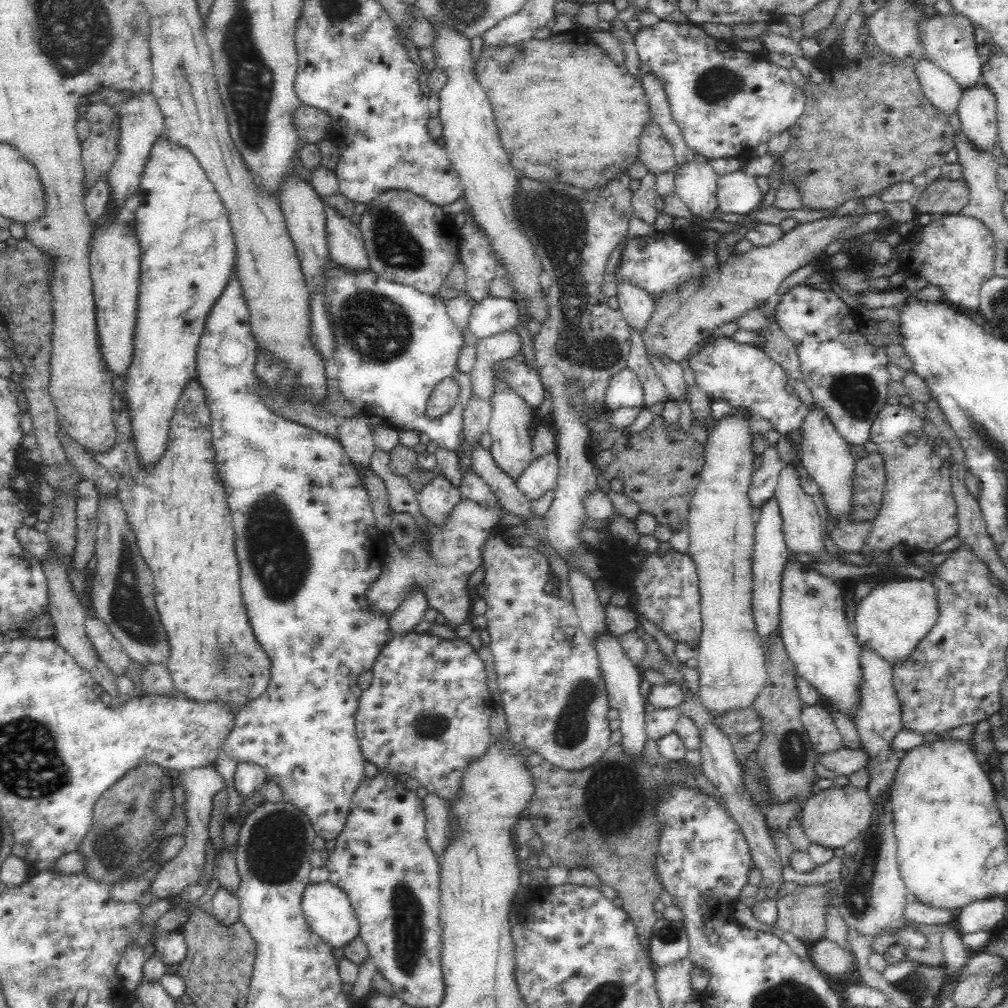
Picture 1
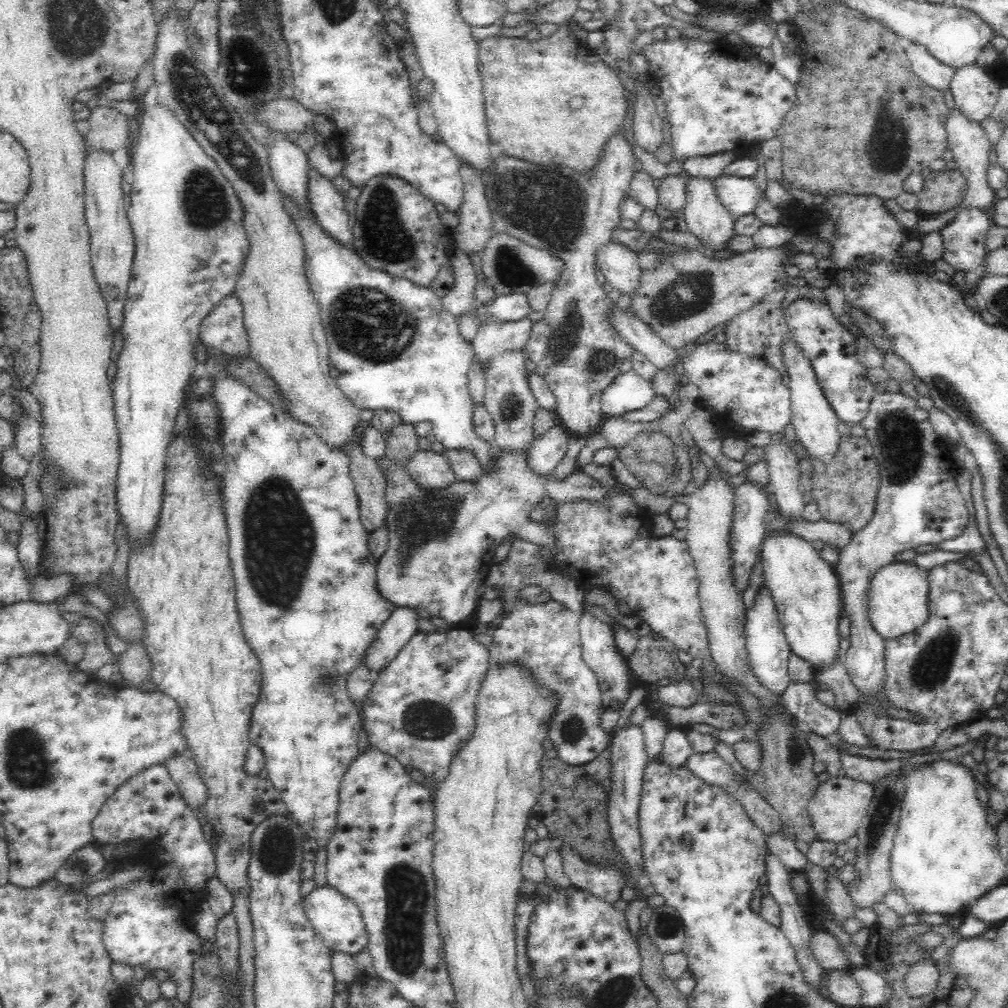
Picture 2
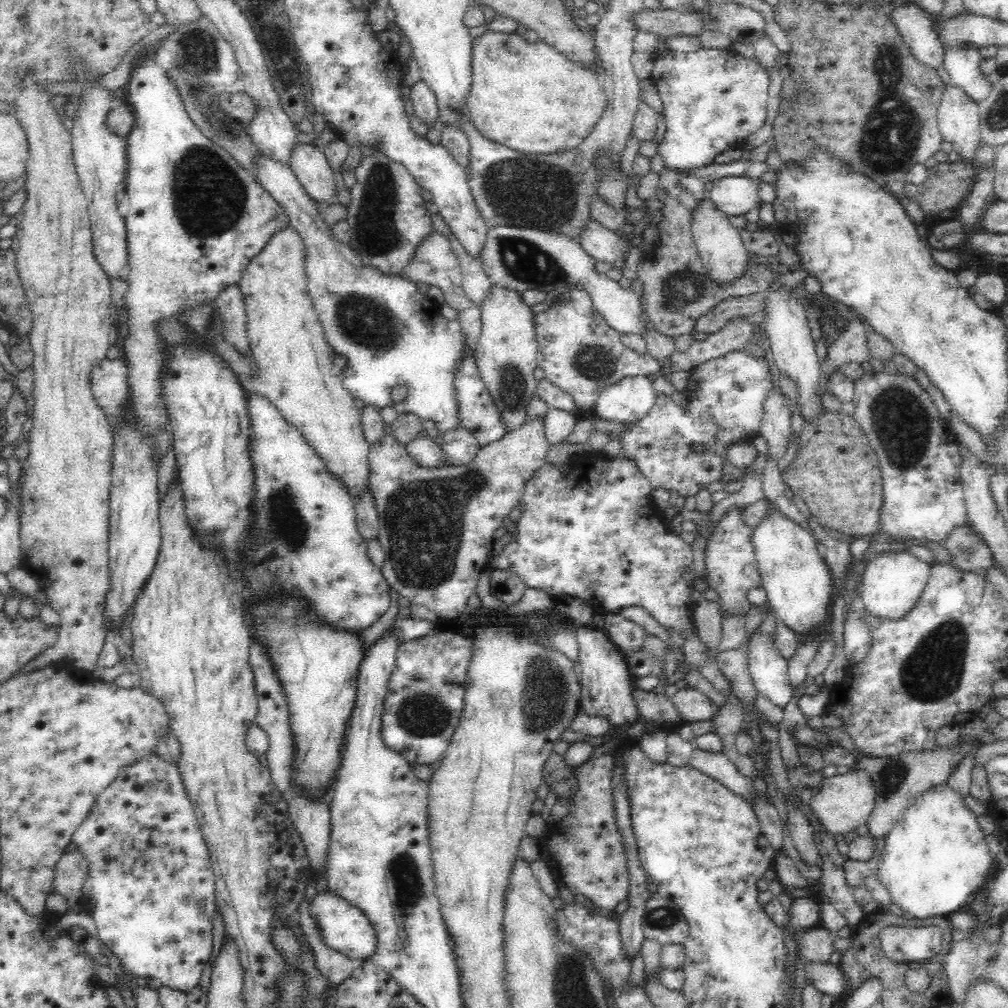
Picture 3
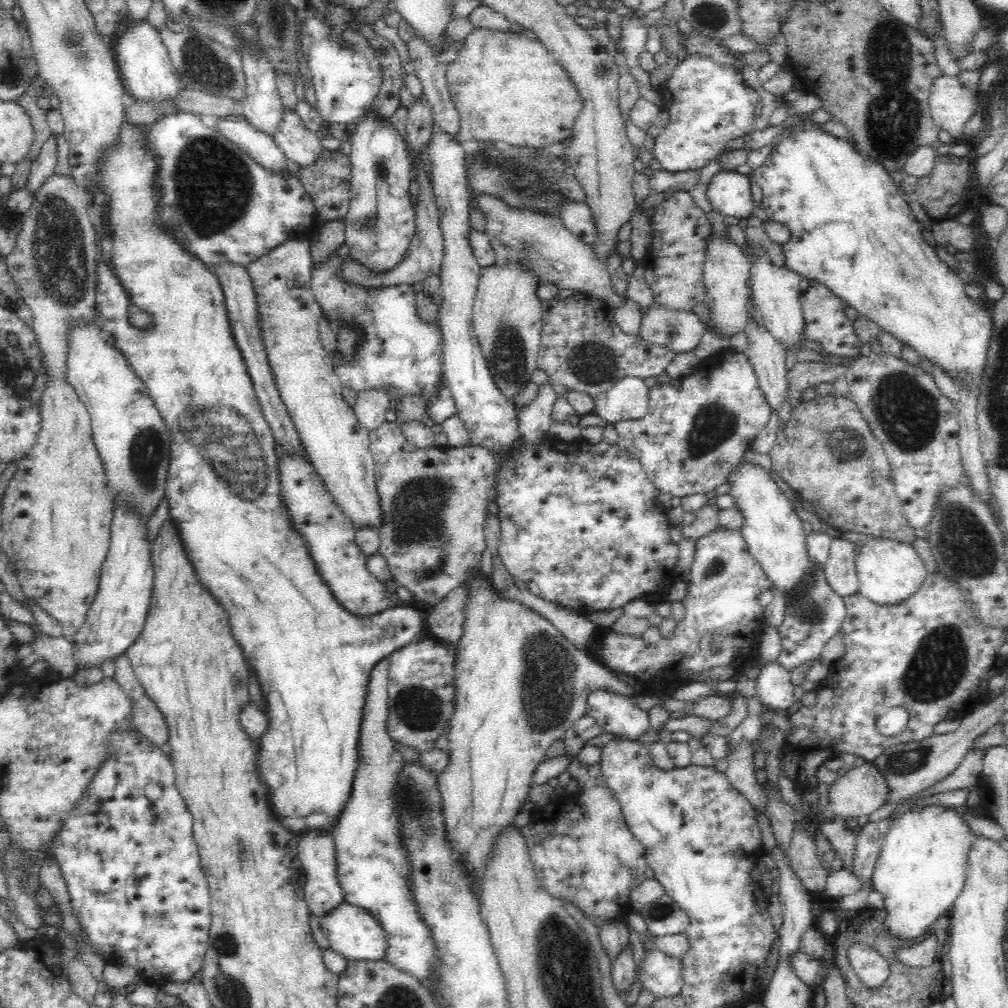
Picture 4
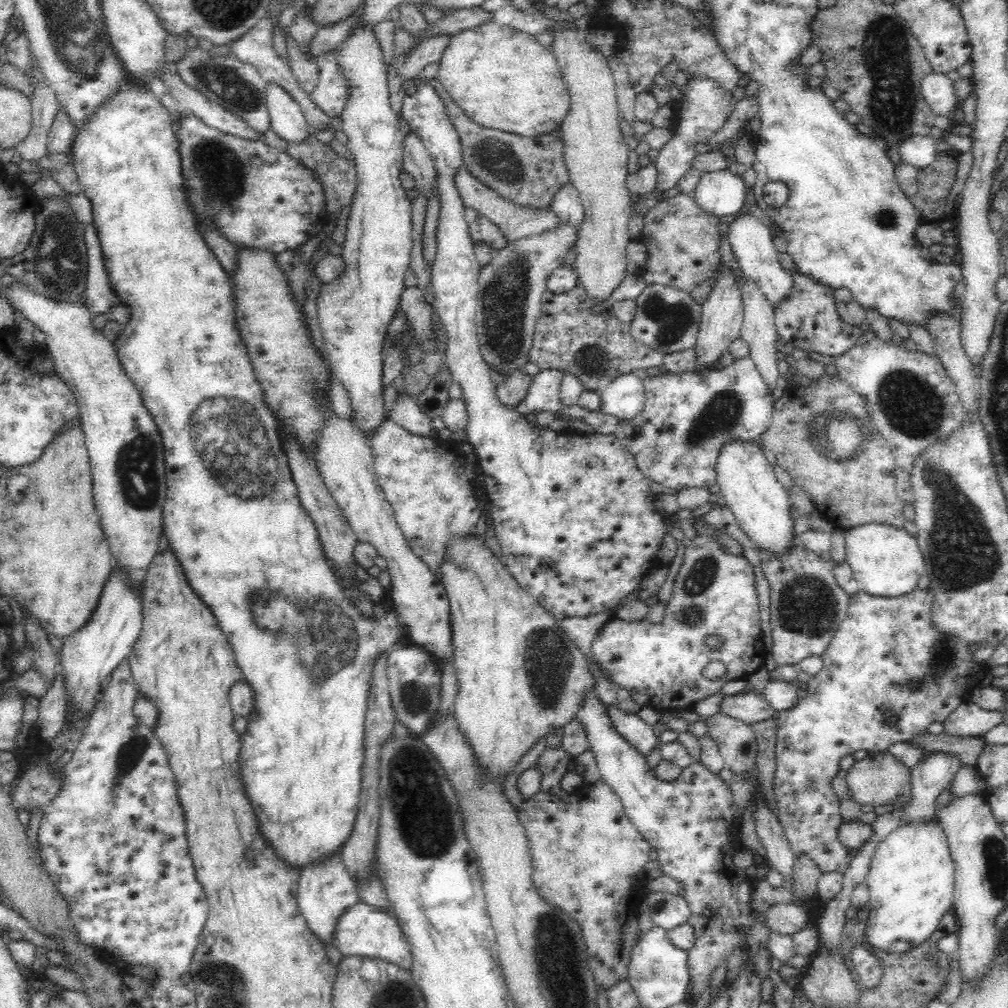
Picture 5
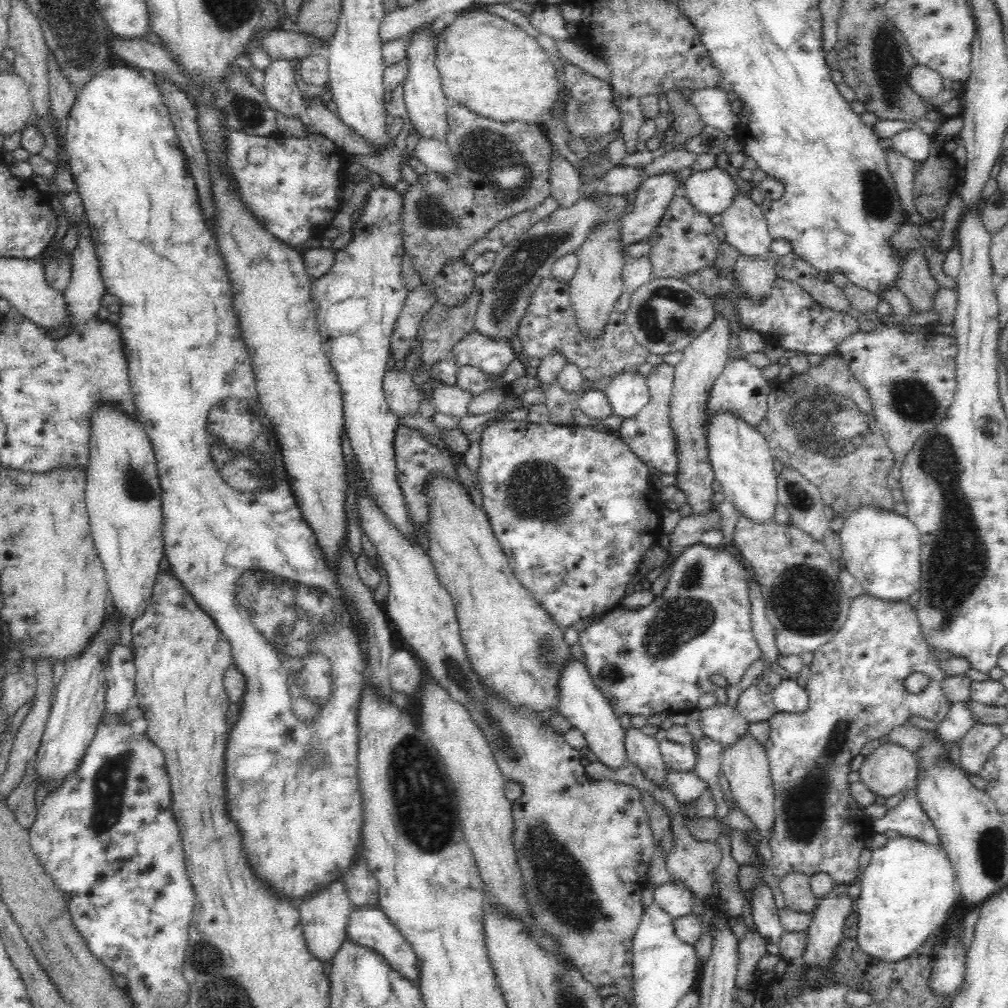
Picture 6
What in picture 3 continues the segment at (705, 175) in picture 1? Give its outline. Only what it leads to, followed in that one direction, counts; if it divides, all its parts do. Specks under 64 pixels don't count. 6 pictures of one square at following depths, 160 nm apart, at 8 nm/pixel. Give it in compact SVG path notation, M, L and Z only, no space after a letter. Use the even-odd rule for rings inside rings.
M705 193L703 198L696 199L696 204L690 209L690 213L692 213L690 218L692 236L710 279L720 285L728 285L740 279L750 266L747 261L749 251L744 246L740 231L730 224L729 215L714 206L708 193Z

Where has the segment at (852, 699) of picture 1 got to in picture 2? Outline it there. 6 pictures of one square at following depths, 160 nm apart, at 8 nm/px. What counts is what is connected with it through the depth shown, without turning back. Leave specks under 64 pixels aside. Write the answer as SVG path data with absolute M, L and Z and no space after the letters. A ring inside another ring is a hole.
M792 533L772 535L762 544L762 570L791 653L808 662L814 674L829 667L839 653L839 620L844 616L835 567L820 559L804 538Z

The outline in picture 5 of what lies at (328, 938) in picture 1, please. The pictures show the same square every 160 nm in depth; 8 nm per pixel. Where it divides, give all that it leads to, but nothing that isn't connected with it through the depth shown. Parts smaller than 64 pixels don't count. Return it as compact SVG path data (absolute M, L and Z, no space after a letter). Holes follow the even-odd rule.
M360 900L342 912L336 926L334 926L334 936L332 936L331 942L342 957L364 956L382 959L409 971L413 965L410 945L397 918Z

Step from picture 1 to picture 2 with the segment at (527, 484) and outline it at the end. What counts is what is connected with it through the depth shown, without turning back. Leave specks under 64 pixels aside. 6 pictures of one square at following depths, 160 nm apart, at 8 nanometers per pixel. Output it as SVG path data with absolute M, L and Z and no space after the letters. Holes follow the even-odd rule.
M555 422L555 425L543 437L537 437L533 442L528 456L526 465L532 473L547 477L552 474L554 468L564 458L568 446L568 433L564 431L564 427Z

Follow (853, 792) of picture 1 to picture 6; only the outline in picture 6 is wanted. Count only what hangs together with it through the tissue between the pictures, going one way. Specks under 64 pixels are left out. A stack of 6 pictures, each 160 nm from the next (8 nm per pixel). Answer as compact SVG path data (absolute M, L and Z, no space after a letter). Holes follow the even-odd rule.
M890 740L865 756L857 771L862 782L875 796L890 798L904 793L917 780L915 754Z

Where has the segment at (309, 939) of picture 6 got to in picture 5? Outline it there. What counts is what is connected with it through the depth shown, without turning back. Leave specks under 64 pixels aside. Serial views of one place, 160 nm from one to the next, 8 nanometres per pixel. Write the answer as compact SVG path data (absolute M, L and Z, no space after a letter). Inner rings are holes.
M341 849L324 860L312 860L302 865L300 871L297 905L302 916L307 920L309 929L323 942L331 942L334 936L334 926L346 908L356 904L358 900L357 882L352 879L342 860Z

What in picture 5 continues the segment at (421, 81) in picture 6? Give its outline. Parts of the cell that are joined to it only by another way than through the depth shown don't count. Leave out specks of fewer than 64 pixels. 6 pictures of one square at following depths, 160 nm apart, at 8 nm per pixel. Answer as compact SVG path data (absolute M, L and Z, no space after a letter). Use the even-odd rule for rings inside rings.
M416 84L406 86L406 96L403 100L401 108L401 118L405 119L411 126L411 130L415 132L420 140L425 144L428 155L432 158L435 168L435 176L437 178L436 192L439 200L439 217L436 226L437 253L432 266L432 287L431 291L434 294L435 300L433 303L434 310L440 317L442 332L447 337L446 351L444 352L444 362L441 368L446 370L450 375L452 383L460 385L462 394L460 394L464 402L467 413L467 425L465 426L466 441L474 448L477 454L478 468L480 472L486 475L486 485L488 498L488 507L493 518L493 526L498 543L502 547L501 560L509 573L516 579L516 582L524 589L532 598L538 602L557 619L568 617L585 617L599 612L604 612L606 609L612 609L618 605L620 600L627 594L637 590L641 580L646 576L646 573L656 566L660 566L662 561L658 558L658 552L664 541L664 536L669 532L668 518L660 514L655 507L656 494L650 490L651 480L644 476L637 467L634 457L624 448L624 445L616 438L615 433L609 435L601 435L598 433L590 433L586 435L578 435L569 432L555 433L548 427L539 427L530 423L522 417L516 408L508 407L496 396L496 385L492 380L492 369L484 360L483 354L480 351L480 341L478 341L478 326L476 322L476 310L480 294L479 276L481 265L478 263L475 250L473 249L474 241L470 238L468 231L469 214L465 208L464 201L458 192L455 183L455 174L465 168L463 163L463 148L460 142L460 137L455 126L451 123L448 113L445 111L444 103L440 96L436 94L436 90L428 84Z

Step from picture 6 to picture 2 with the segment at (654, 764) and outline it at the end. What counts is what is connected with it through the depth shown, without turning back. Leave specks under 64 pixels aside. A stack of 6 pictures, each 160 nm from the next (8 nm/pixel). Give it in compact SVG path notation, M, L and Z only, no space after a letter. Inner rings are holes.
M584 610L579 617L579 633L581 636L582 656L585 663L594 671L598 679L603 709L607 710L621 710L622 704L628 700L630 694L630 670L627 657L623 657L618 650L614 638L614 629L608 624L599 621L588 610Z

